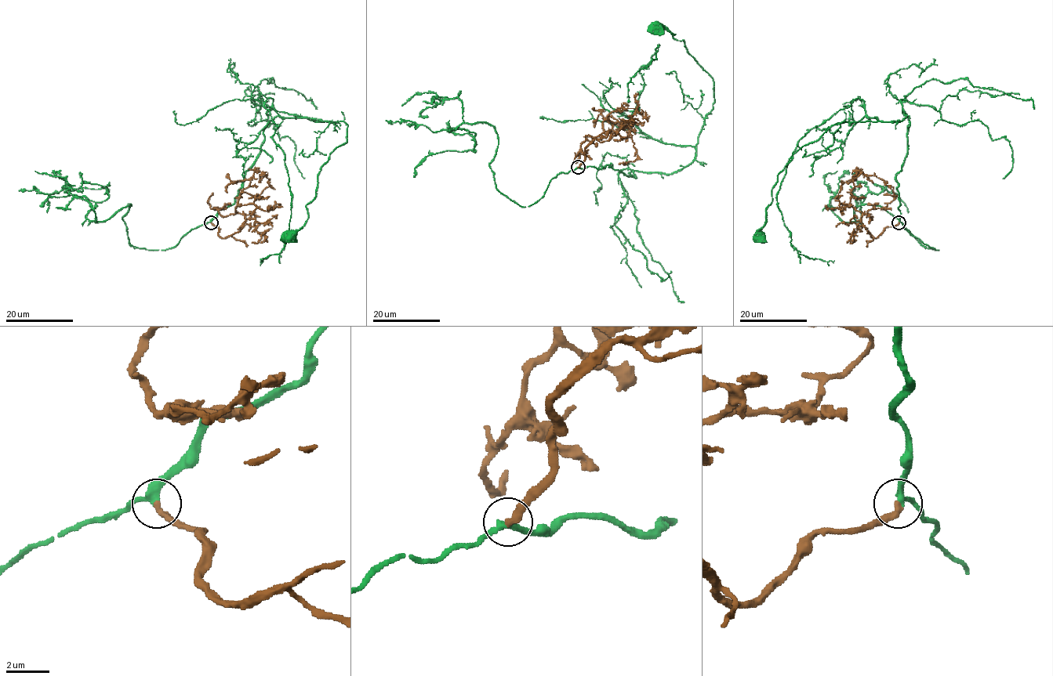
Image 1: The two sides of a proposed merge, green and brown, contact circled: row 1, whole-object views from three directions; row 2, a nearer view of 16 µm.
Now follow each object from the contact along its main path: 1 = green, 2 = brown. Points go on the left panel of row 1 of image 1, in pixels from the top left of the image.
1: (212, 222), (233, 204), (264, 139), (269, 110), (343, 121), (346, 142), (321, 168), (306, 222), (288, 236)
2: (212, 222), (221, 238), (240, 229), (245, 220), (237, 211), (238, 197), (260, 171), (270, 185), (252, 195)

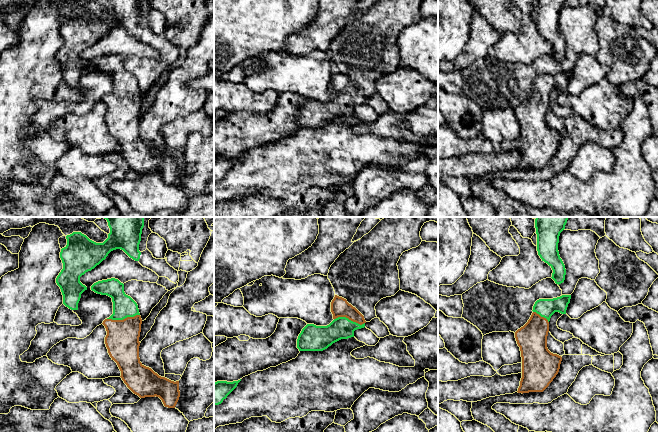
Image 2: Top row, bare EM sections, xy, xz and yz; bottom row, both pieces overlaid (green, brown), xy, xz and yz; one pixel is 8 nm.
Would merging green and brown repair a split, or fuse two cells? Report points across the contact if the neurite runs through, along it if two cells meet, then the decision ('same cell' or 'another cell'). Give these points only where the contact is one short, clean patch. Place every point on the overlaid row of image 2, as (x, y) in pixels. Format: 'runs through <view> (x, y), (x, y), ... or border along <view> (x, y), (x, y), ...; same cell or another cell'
same cell

